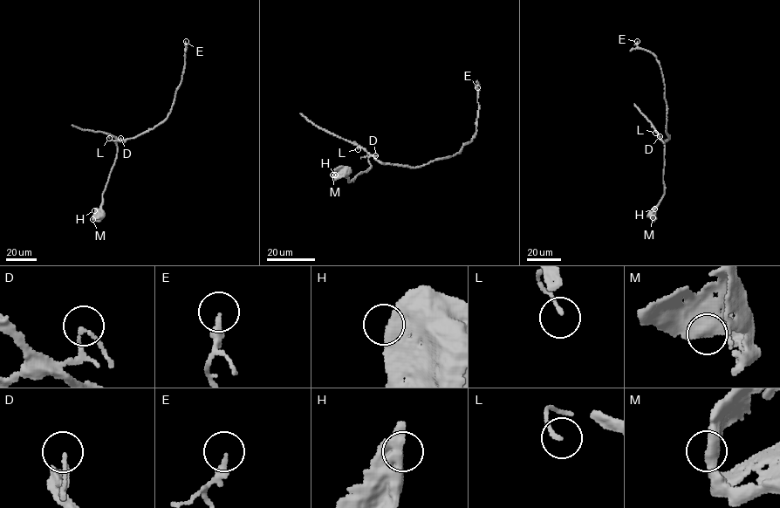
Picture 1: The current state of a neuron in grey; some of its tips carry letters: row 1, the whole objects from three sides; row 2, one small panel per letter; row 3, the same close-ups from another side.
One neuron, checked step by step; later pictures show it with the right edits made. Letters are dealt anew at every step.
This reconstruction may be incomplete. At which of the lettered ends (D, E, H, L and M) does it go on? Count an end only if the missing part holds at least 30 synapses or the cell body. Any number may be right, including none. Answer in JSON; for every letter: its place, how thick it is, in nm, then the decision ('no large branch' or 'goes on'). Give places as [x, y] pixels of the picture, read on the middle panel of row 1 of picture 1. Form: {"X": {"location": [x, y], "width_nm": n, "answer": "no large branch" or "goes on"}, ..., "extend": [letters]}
{"D": {"location": [375, 155], "width_nm": 110, "answer": "no large branch"}, "E": {"location": [477, 87], "width_nm": 260, "answer": "no large branch"}, "H": {"location": [335, 175], "width_nm": 600, "answer": "no large branch"}, "L": {"location": [358, 149], "width_nm": 120, "answer": "no large branch"}, "M": {"location": [332, 175], "width_nm": 650, "answer": "no large branch"}, "extend": []}

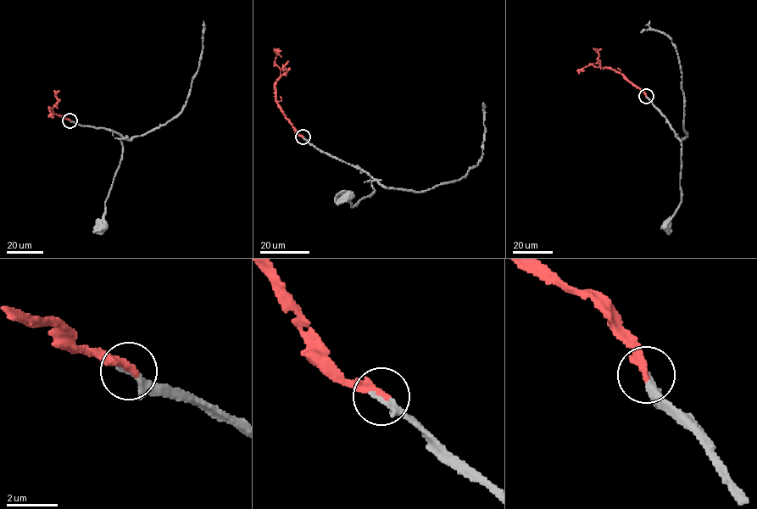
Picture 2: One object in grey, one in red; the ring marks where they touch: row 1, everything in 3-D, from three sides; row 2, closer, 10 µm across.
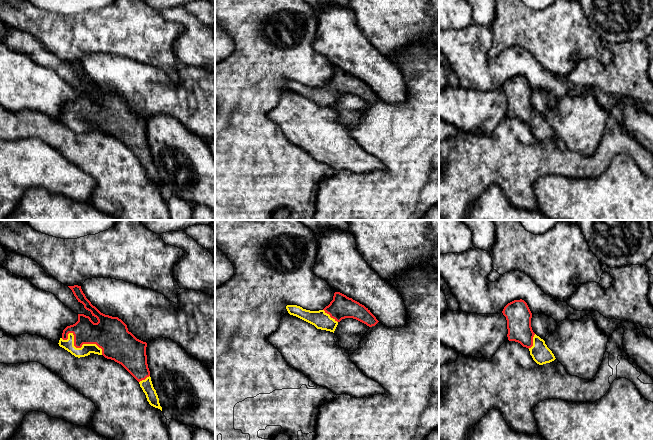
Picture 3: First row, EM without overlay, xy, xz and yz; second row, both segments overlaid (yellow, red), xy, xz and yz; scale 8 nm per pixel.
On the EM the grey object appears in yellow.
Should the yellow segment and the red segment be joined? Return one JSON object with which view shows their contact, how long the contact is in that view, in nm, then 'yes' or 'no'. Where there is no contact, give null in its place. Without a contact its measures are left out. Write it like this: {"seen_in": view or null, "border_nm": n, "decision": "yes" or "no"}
{"seen_in": "xy", "border_nm": 360, "decision": "yes"}

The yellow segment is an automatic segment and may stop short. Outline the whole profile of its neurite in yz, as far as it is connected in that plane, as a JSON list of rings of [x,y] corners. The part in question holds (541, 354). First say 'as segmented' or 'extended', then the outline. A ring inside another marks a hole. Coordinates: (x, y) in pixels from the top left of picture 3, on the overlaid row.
extended | [[[514,300],[508,303],[502,313],[507,320],[509,341],[518,342],[528,348],[533,360],[539,365],[550,363],[556,359],[545,341],[533,332],[532,313],[524,300]]]

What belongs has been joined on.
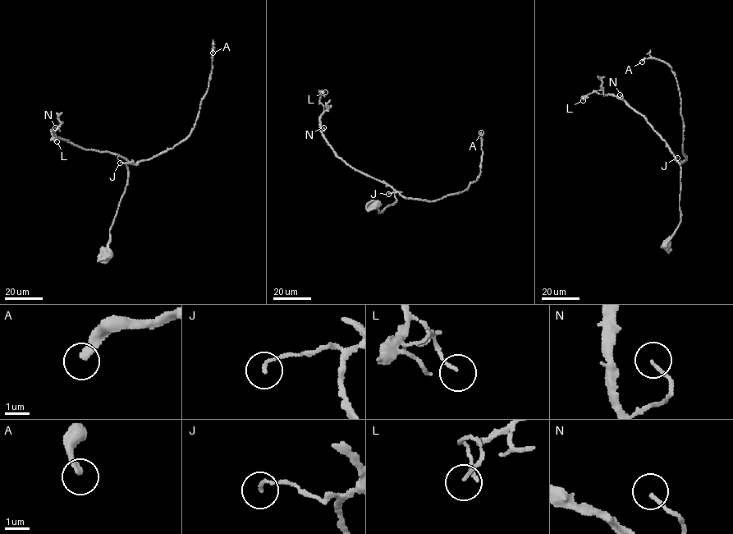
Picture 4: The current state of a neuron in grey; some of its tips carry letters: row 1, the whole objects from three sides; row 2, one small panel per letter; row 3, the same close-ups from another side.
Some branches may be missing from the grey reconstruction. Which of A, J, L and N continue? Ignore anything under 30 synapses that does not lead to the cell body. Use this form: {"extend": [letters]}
{"extend": ["A"]}

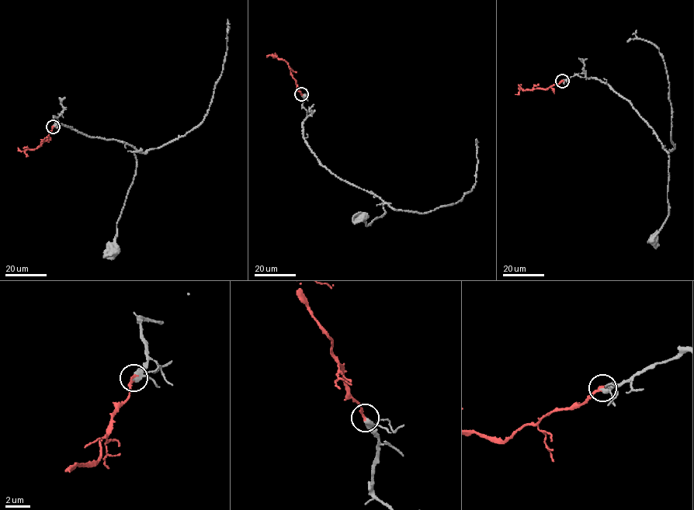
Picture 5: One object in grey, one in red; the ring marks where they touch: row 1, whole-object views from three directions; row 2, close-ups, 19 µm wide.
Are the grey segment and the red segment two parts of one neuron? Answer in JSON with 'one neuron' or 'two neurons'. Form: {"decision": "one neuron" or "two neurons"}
{"decision": "one neuron"}

